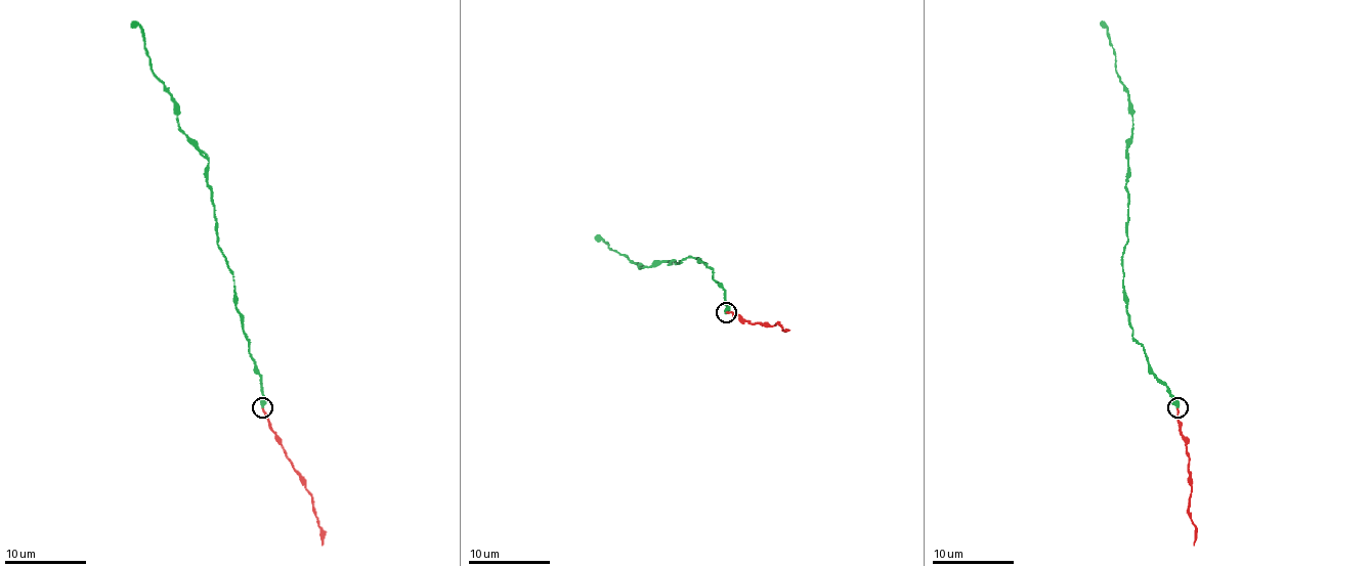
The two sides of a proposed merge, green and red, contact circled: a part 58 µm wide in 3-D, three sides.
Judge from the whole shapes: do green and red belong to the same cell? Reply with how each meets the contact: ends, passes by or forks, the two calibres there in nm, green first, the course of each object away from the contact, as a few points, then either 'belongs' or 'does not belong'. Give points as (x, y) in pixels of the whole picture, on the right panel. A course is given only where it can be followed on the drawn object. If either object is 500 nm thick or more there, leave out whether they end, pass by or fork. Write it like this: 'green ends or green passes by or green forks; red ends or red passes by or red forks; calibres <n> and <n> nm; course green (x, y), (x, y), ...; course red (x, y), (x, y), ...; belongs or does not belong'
green ends; red ends; calibres 480 and 190 nm; course green (1178, 406), (1133, 337), (1123, 284), (1133, 104), (1103, 23); course red (1178, 408), (1178, 431), (1186, 443), (1188, 458), (1188, 511), (1194, 529), (1194, 546); belongs

